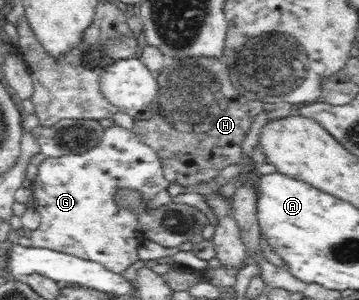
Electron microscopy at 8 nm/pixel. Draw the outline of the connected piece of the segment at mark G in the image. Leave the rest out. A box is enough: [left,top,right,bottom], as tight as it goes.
[31,126,170,274]

